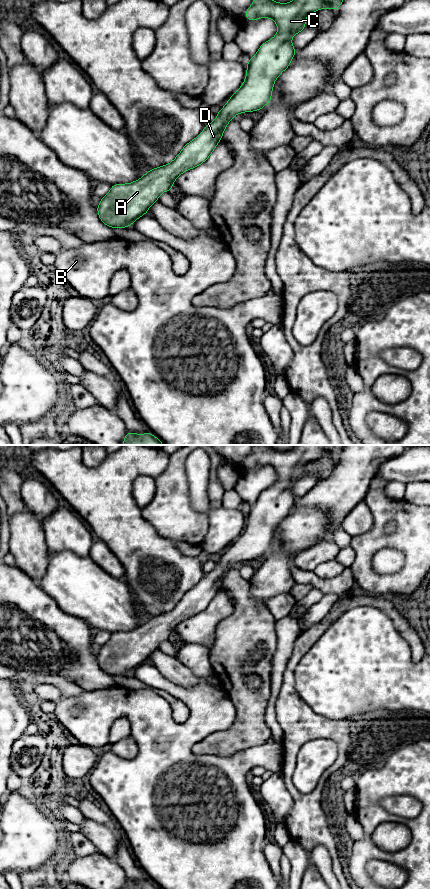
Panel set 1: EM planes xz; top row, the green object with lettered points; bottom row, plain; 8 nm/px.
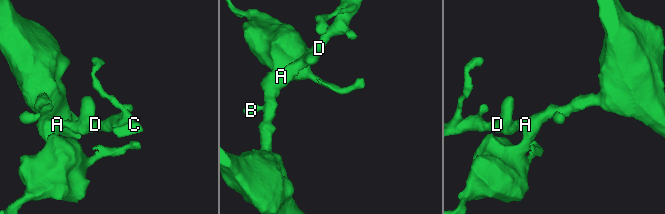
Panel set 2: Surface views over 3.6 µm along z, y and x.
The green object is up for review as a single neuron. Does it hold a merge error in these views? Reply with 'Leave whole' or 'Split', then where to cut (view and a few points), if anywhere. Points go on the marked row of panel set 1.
Leave whole. No split

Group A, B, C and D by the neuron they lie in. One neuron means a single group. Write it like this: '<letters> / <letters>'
A B C D

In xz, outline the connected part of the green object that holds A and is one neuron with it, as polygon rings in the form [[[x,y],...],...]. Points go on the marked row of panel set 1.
[[[254,0],[246,10],[245,18],[249,21],[271,18],[278,32],[264,42],[246,63],[246,78],[242,86],[217,112],[216,119],[187,143],[171,163],[151,169],[132,183],[112,185],[97,206],[102,223],[110,228],[131,226],[147,214],[155,201],[159,201],[162,192],[172,191],[179,175],[209,158],[235,115],[262,110],[270,103],[275,80],[289,67],[296,53],[292,37],[306,27],[306,17],[323,8],[338,10],[343,1],[292,0],[290,3],[277,3],[273,0]]]

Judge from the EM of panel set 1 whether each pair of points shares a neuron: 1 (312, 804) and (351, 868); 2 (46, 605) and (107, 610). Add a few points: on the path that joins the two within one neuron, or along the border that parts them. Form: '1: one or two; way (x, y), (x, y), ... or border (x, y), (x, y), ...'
1: two; border (344, 861), (346, 874), (349, 878)
2: two; border (41, 589), (61, 609), (78, 617)

